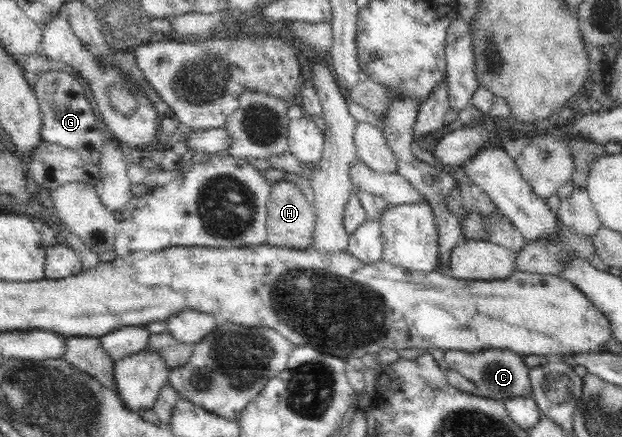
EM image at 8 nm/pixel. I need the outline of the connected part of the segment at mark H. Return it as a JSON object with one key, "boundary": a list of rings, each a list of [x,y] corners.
{"boundary":[[[282,179],[271,185],[267,203],[267,245],[286,247],[297,251],[308,250],[313,240],[316,212],[313,205],[305,199],[305,193],[293,182]]]}

